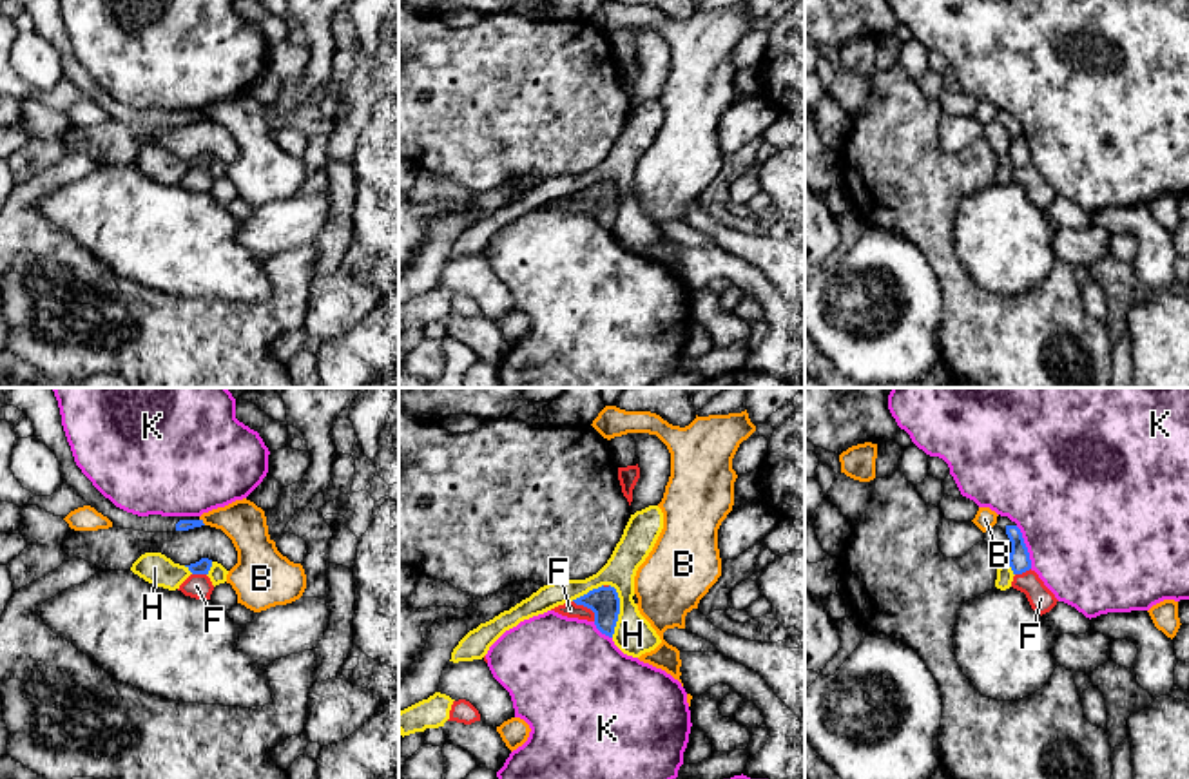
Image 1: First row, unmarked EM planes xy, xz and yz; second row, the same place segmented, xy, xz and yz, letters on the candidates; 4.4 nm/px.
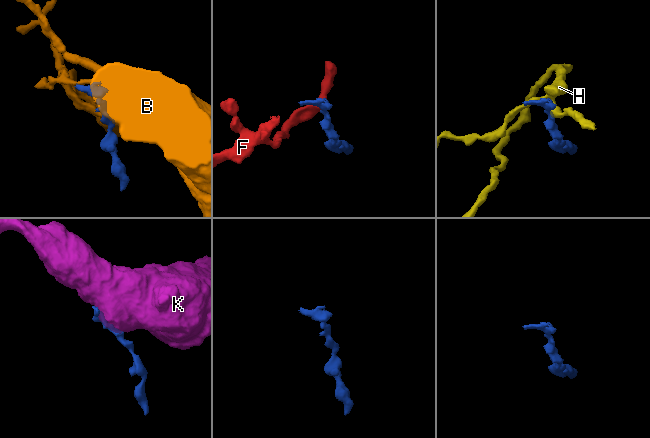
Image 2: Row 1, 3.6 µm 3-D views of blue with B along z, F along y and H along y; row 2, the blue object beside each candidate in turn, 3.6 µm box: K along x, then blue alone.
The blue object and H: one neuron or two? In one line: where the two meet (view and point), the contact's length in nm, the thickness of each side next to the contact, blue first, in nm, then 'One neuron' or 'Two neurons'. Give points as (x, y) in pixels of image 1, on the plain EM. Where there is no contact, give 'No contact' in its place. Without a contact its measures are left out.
Touches blue at xz (618, 205). Shared border 240 nm. Thickness 140 nm (blue) against 180 nm. One neuron

